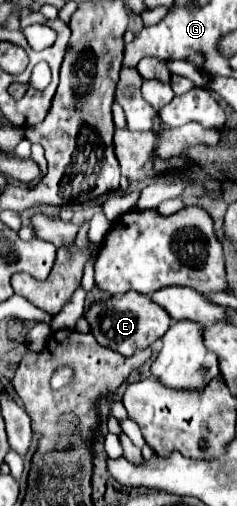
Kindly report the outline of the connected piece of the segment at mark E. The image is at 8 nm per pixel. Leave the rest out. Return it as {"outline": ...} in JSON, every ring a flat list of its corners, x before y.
{"outline":[[129,291,123,297,113,297,103,303,95,303,85,315,91,323,95,339,101,345,111,347,113,351,119,351,121,355,131,355,135,349,151,347,171,327,169,313,161,309,161,305,157,305,151,297,141,295,137,291]]}

